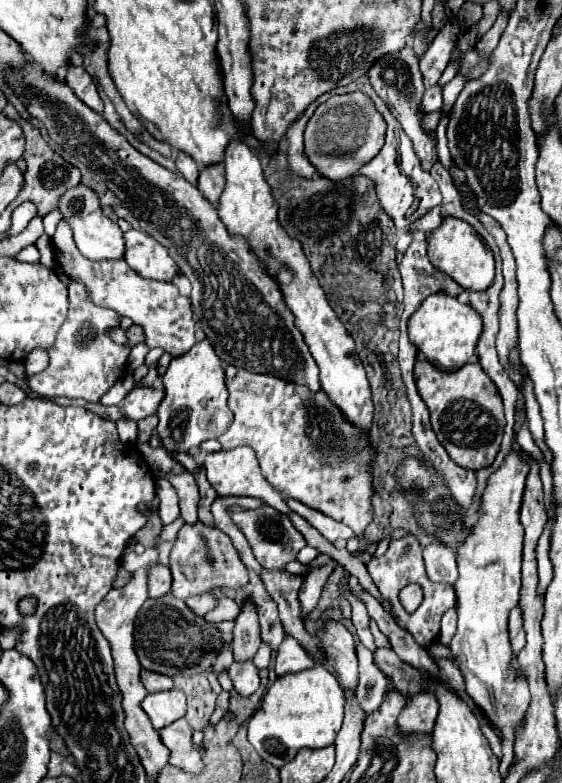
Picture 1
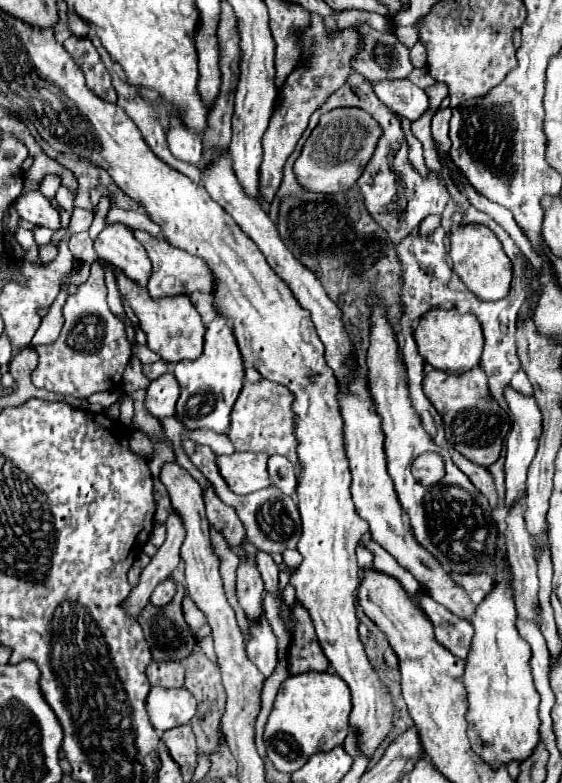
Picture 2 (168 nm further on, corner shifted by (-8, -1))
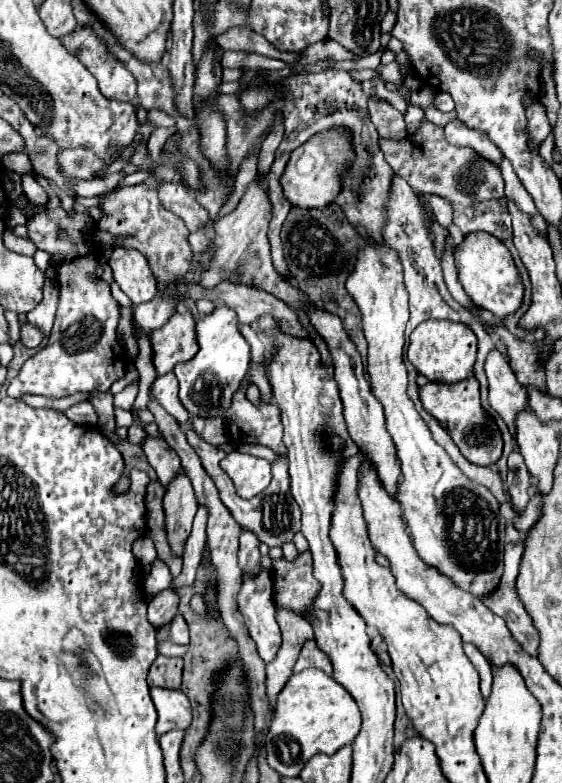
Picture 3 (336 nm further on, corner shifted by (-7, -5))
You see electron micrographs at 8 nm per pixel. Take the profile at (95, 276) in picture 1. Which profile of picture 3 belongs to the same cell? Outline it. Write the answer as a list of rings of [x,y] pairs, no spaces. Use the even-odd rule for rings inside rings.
[[[176,311],[164,327],[150,331],[150,341],[154,349],[154,367],[158,375],[170,373],[178,363],[186,363],[196,357],[196,321],[190,311]]]

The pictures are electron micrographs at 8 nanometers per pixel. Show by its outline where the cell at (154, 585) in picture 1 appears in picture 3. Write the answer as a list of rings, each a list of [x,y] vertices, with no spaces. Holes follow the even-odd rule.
[[[174,589],[160,591],[148,603],[148,621],[154,623],[154,627],[170,623],[176,613],[178,613],[178,595]]]

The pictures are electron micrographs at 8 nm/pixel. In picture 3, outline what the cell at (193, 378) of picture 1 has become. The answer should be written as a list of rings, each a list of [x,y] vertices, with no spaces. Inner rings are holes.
[[[216,307],[210,315],[196,323],[196,339],[200,351],[196,359],[176,365],[174,373],[180,381],[180,401],[194,417],[218,417],[220,409],[228,409],[234,393],[242,385],[250,367],[250,345],[236,327],[236,313],[228,307]]]

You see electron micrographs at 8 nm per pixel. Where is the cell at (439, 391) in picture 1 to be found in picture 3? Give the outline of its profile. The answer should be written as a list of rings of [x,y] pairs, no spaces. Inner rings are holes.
[[[474,377],[458,383],[426,383],[420,387],[420,399],[424,409],[438,419],[438,423],[448,431],[460,453],[474,465],[494,465],[502,455],[502,435],[494,417],[480,403],[480,387]]]

